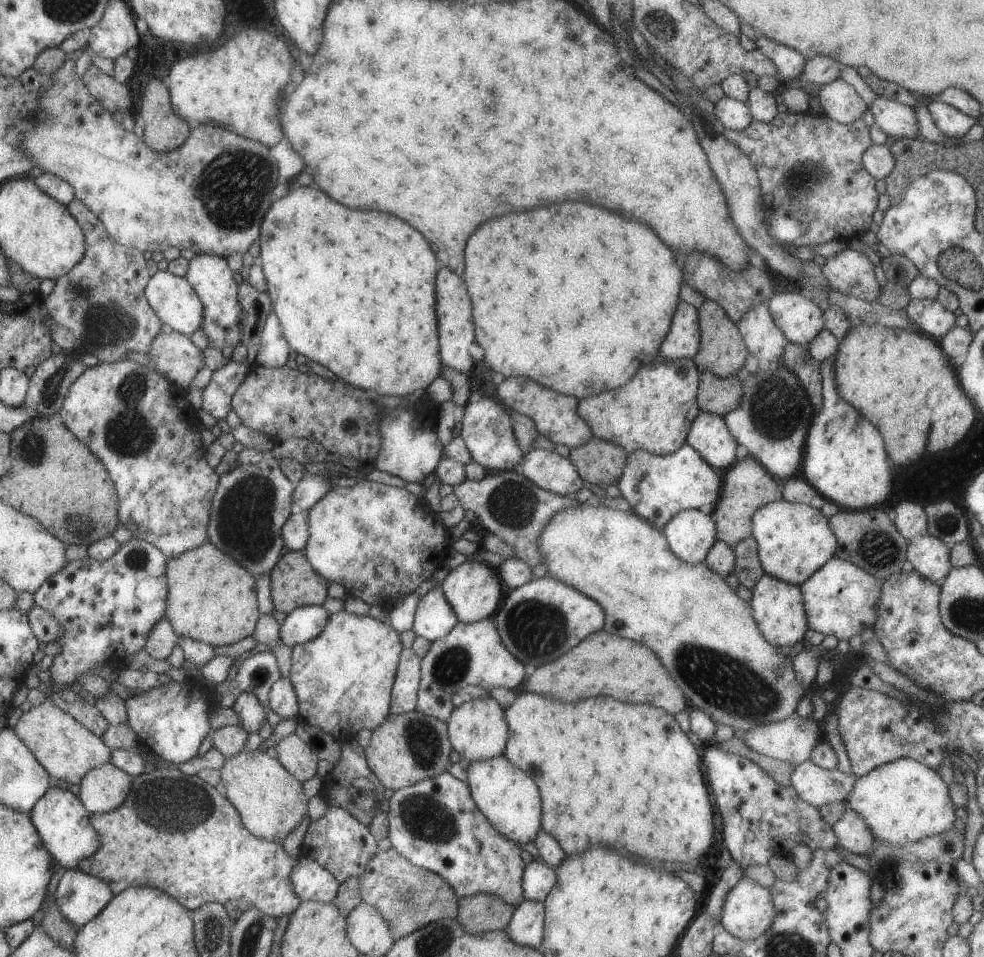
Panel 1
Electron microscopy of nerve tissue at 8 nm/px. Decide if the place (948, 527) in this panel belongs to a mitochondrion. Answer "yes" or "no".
yes

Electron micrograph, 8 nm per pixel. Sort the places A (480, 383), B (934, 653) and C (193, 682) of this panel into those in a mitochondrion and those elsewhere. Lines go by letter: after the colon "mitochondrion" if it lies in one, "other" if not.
A: other
B: other
C: other

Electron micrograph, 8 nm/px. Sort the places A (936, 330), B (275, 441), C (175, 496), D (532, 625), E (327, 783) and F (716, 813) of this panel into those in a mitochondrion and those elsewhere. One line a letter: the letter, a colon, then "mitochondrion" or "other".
A: other
B: other
C: other
D: mitochondrion
E: other
F: other

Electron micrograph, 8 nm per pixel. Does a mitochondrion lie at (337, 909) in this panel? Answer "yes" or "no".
no

